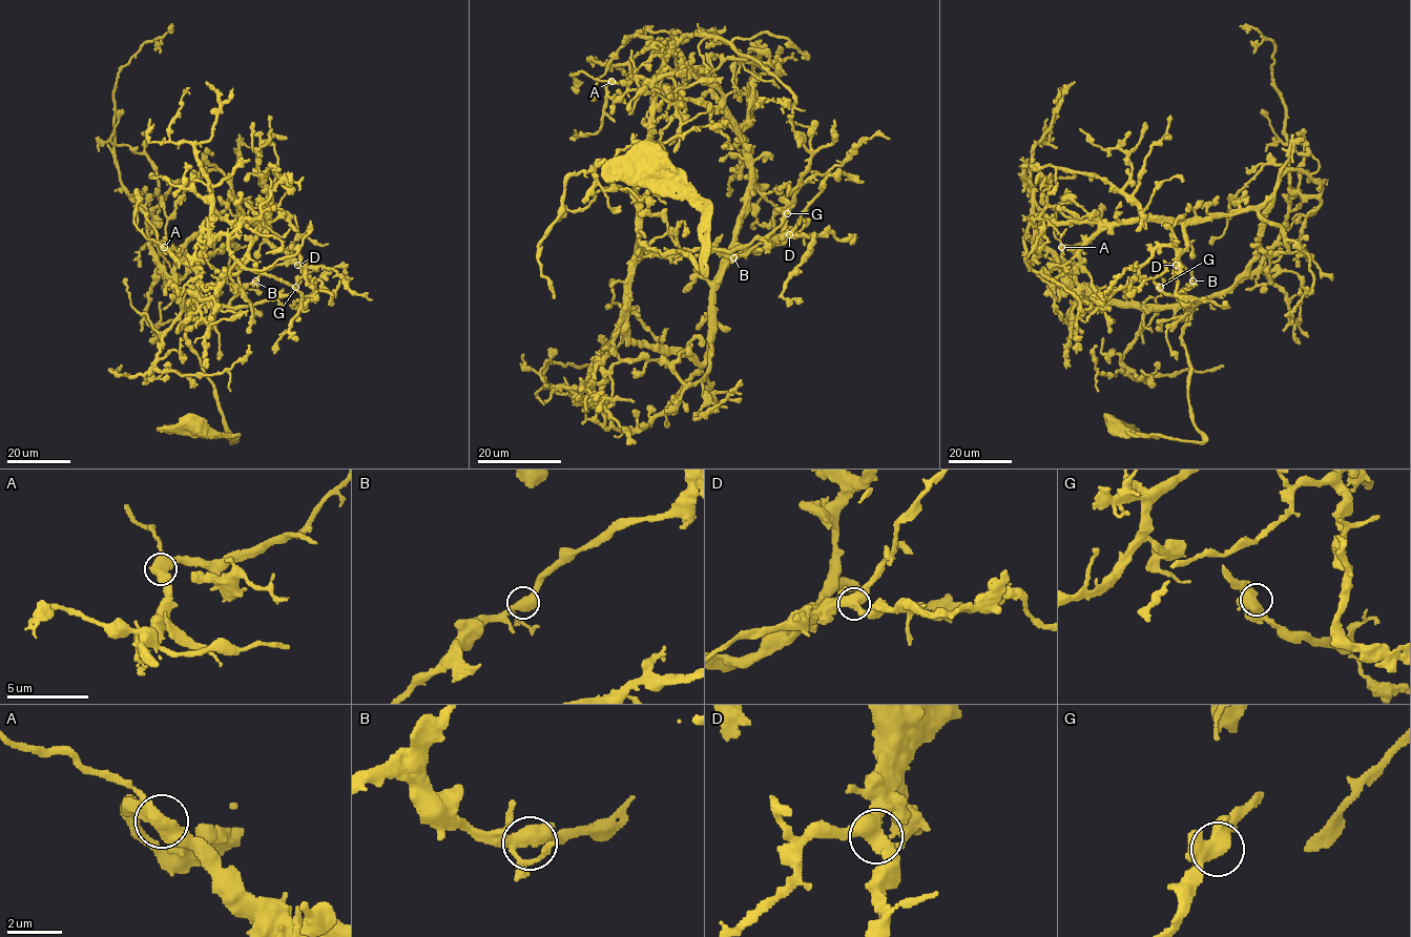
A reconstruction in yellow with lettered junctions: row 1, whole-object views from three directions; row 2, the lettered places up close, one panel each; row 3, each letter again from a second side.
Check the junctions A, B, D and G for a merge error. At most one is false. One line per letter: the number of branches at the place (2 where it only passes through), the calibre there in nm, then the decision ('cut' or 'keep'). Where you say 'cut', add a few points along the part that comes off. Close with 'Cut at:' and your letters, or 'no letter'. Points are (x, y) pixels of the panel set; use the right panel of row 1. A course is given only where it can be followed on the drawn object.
A: branches 3; calibre 550 nm; keep
B: branches 3; calibre 480 nm; keep
D: branches 3; calibre 500 nm; keep
G: branches 3; calibre 480 nm; keep
Cut at: no letter

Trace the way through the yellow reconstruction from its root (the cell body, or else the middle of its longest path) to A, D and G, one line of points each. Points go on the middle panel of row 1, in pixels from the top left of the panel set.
A: (651, 157), (702, 213), (702, 272), (683, 251), (640, 252), (655, 88), (611, 81)
D: (651, 157), (702, 213), (702, 272), (683, 251), (640, 242), (643, 256), (709, 247), (741, 256), (789, 234)
G: (651, 157), (702, 213), (702, 272), (683, 251), (640, 242), (643, 256), (731, 251), (767, 237), (787, 213)

